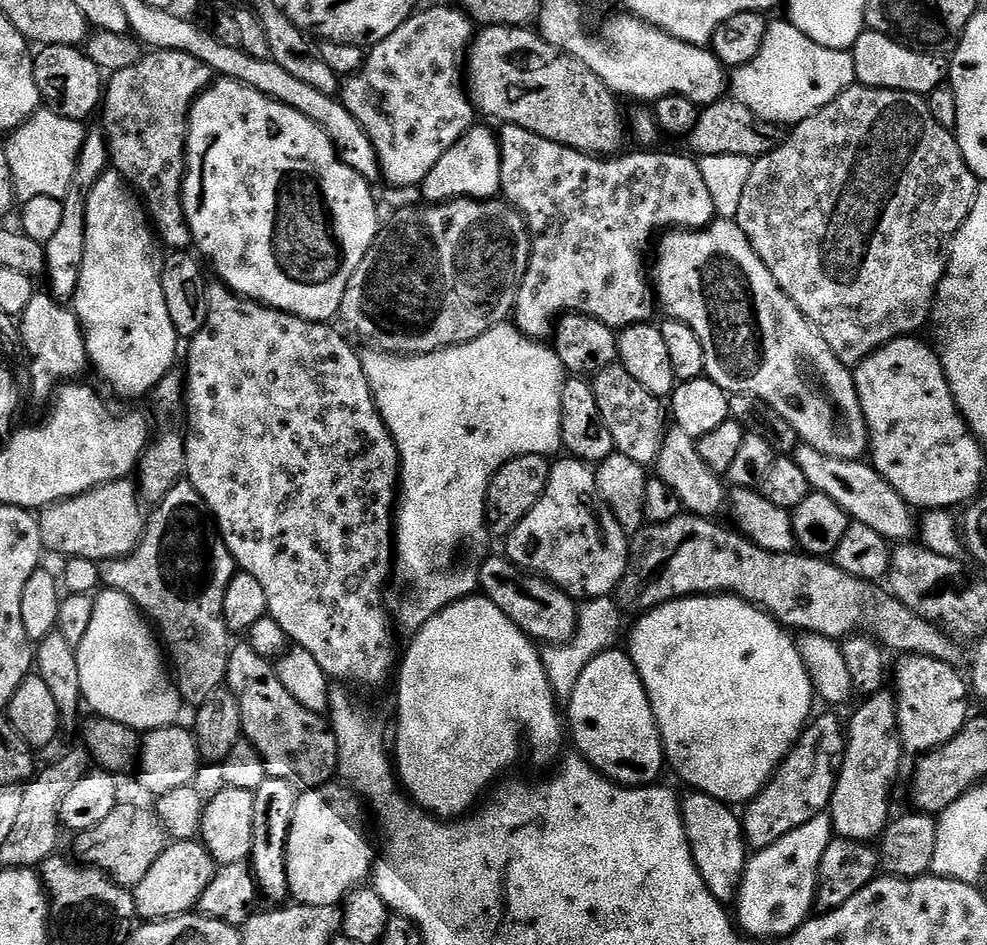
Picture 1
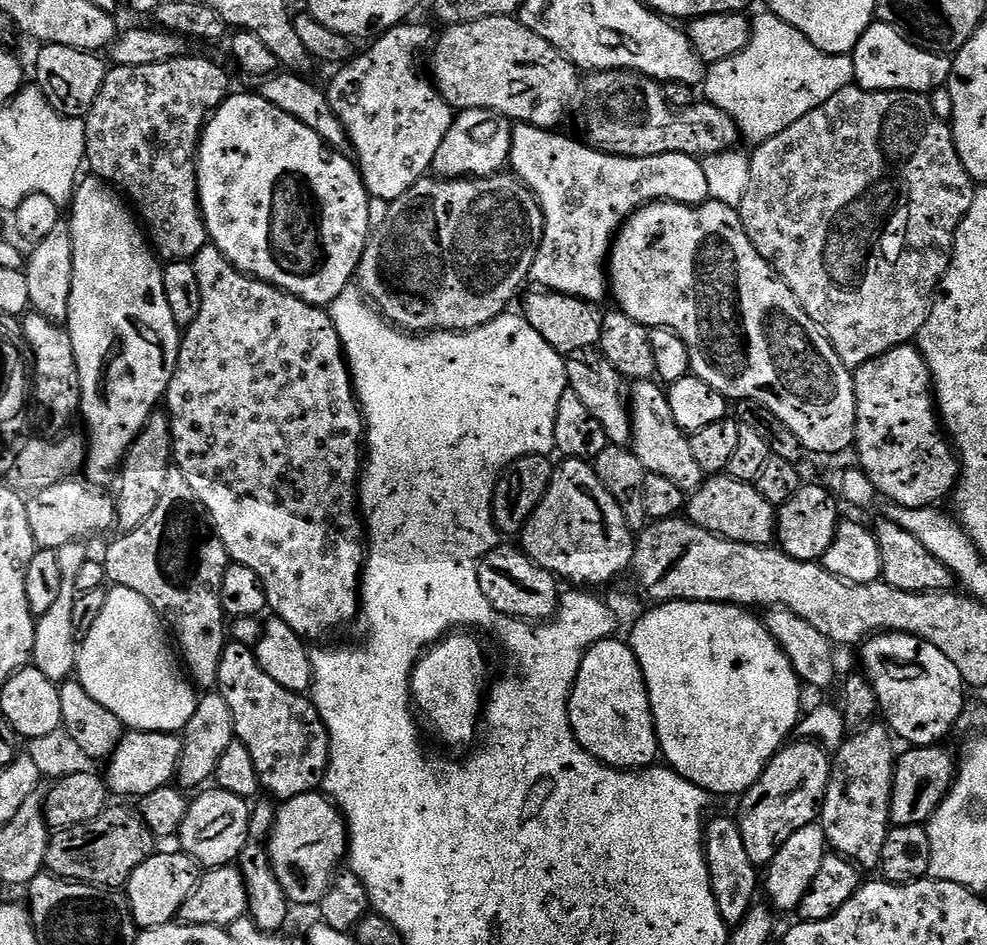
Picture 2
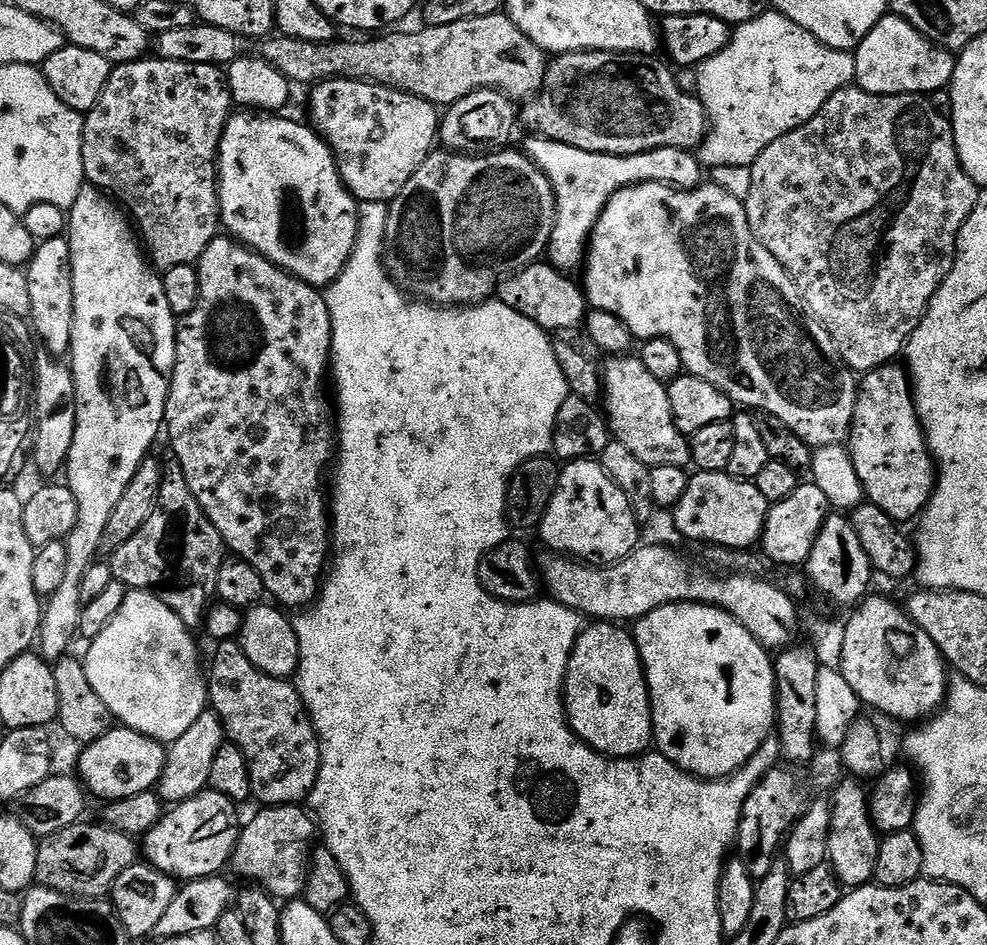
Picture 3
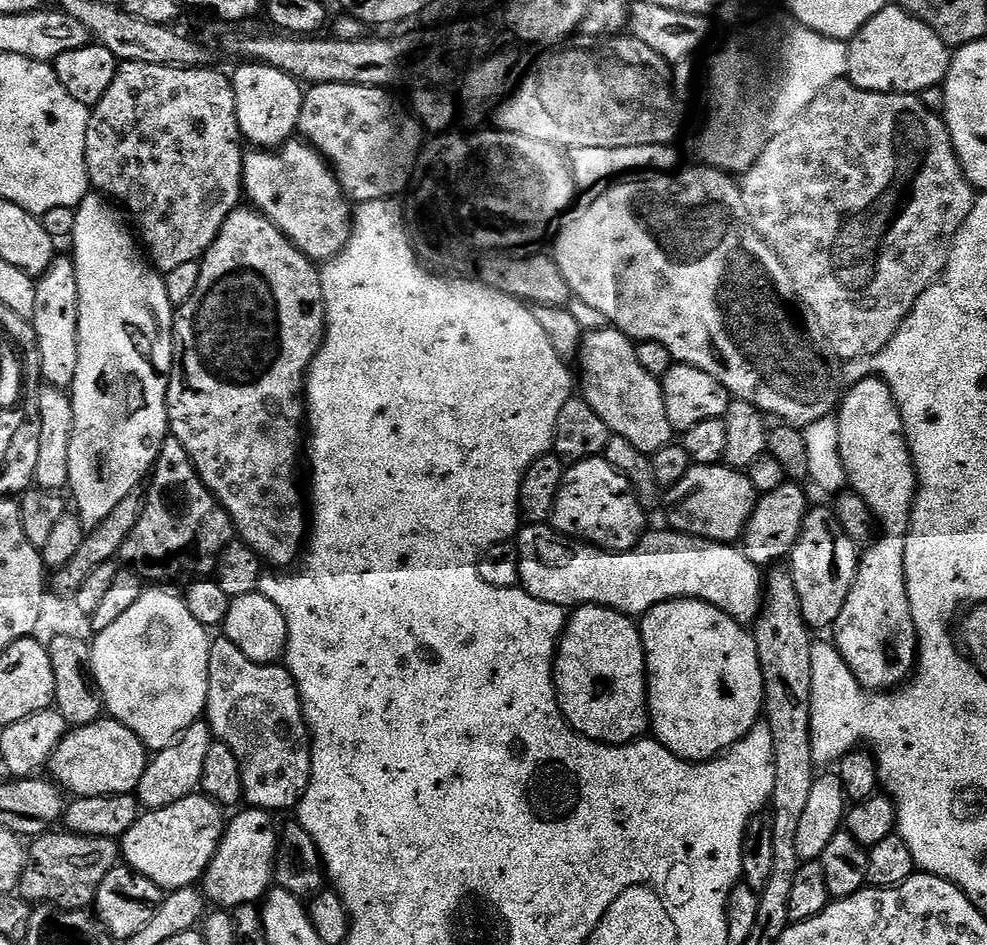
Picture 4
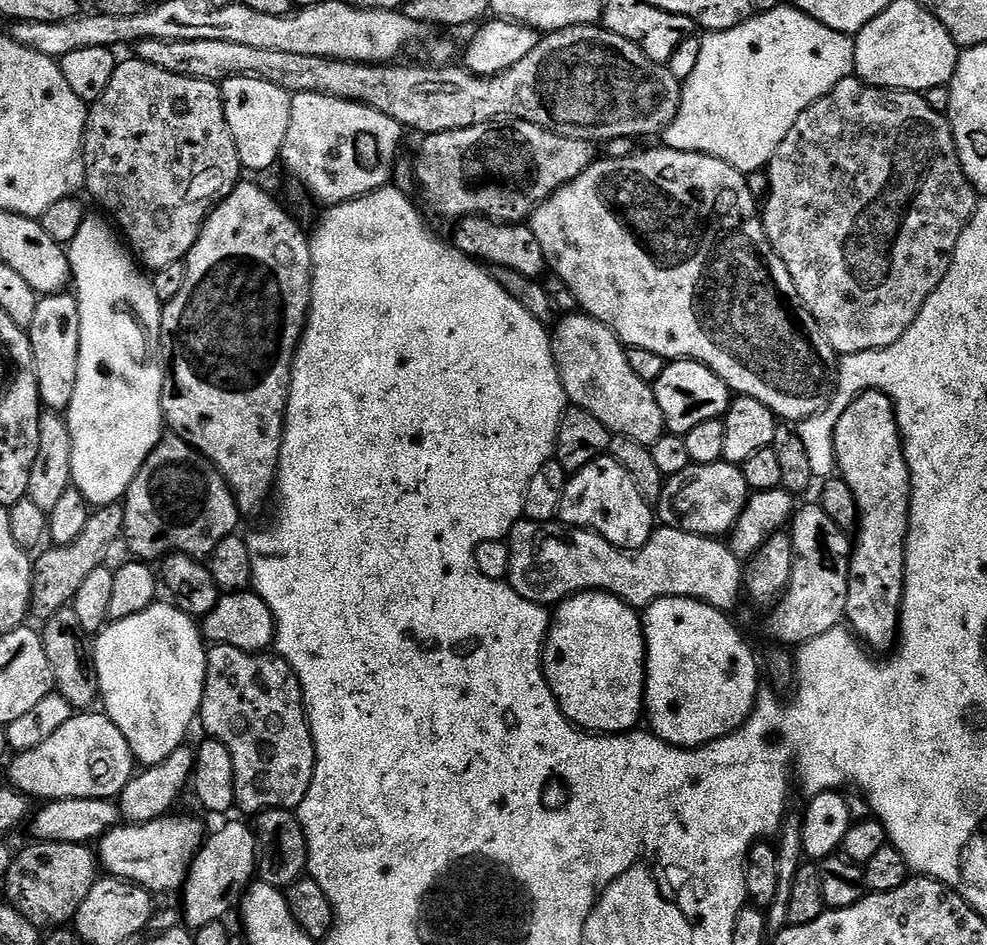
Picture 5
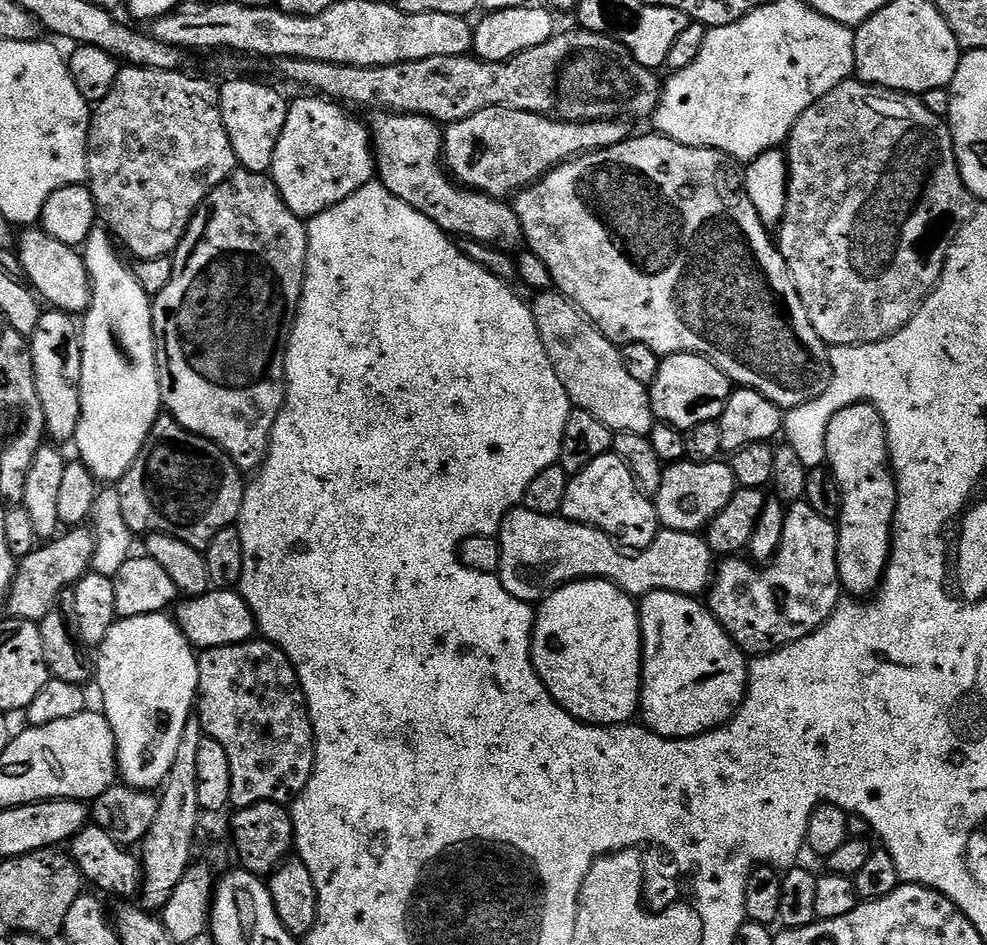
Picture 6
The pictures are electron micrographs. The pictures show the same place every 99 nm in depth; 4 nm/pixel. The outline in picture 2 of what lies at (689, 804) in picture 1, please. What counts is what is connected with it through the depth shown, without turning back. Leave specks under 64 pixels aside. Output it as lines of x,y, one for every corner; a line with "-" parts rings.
716,816
707,821
704,830
704,857
708,863
710,886
714,890
715,902
724,923
729,926
740,924
742,918
754,906
756,888
761,887
762,876
758,865
750,862
746,855
746,845
742,843
742,830
735,819
728,816

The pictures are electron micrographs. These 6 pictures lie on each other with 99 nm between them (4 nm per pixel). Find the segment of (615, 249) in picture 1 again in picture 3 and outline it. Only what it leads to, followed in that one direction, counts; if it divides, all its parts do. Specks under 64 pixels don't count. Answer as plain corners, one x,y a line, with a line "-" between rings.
535,134
522,145
523,151
546,174
556,195
556,225
546,249
547,263
558,271
572,274
585,263
586,249
594,226
612,195
631,184
670,184
690,189
701,183
702,165
691,151
682,148
655,148
642,154
611,156
578,150
557,140

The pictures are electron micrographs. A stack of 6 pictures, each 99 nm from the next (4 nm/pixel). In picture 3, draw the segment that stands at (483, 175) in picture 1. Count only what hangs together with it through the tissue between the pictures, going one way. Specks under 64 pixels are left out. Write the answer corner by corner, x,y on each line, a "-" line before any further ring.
483,88
447,105
440,122
438,140
449,152
476,154
481,150
500,150
511,145
508,143
512,140
515,128
518,128
517,105
502,92
494,88

